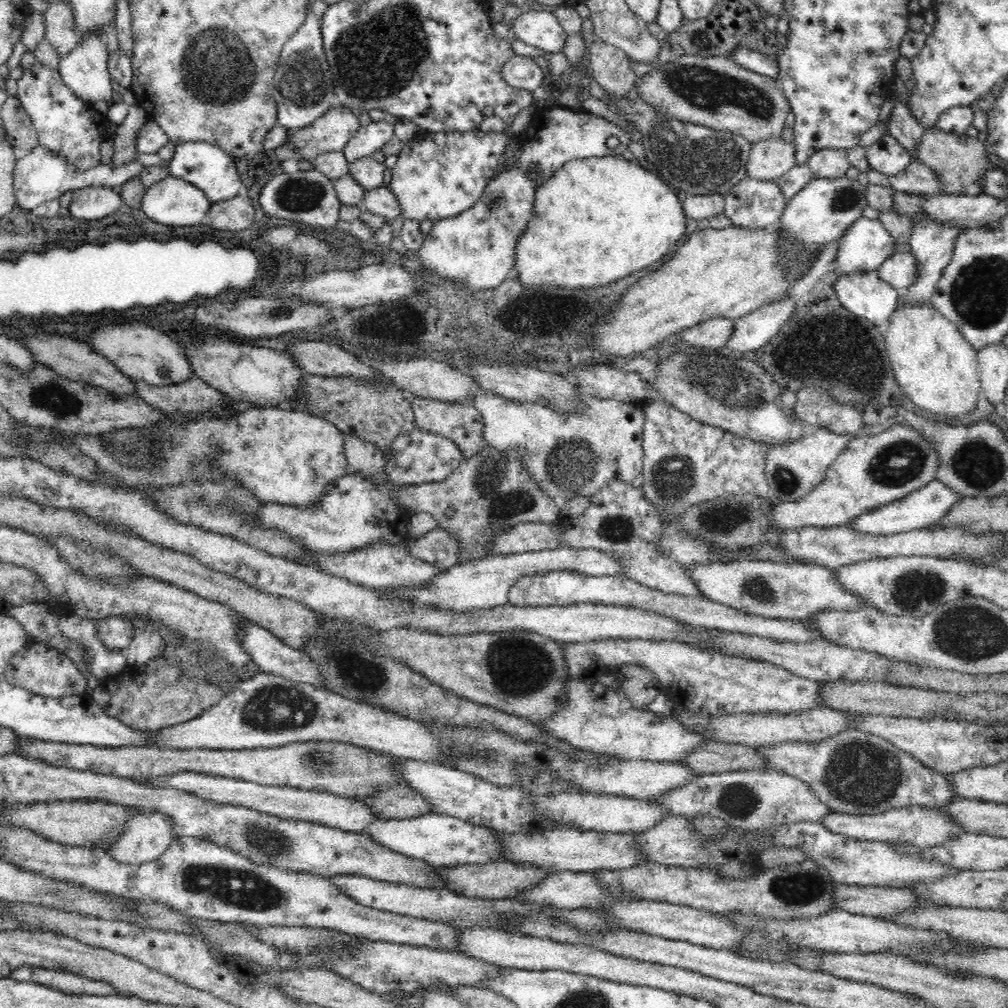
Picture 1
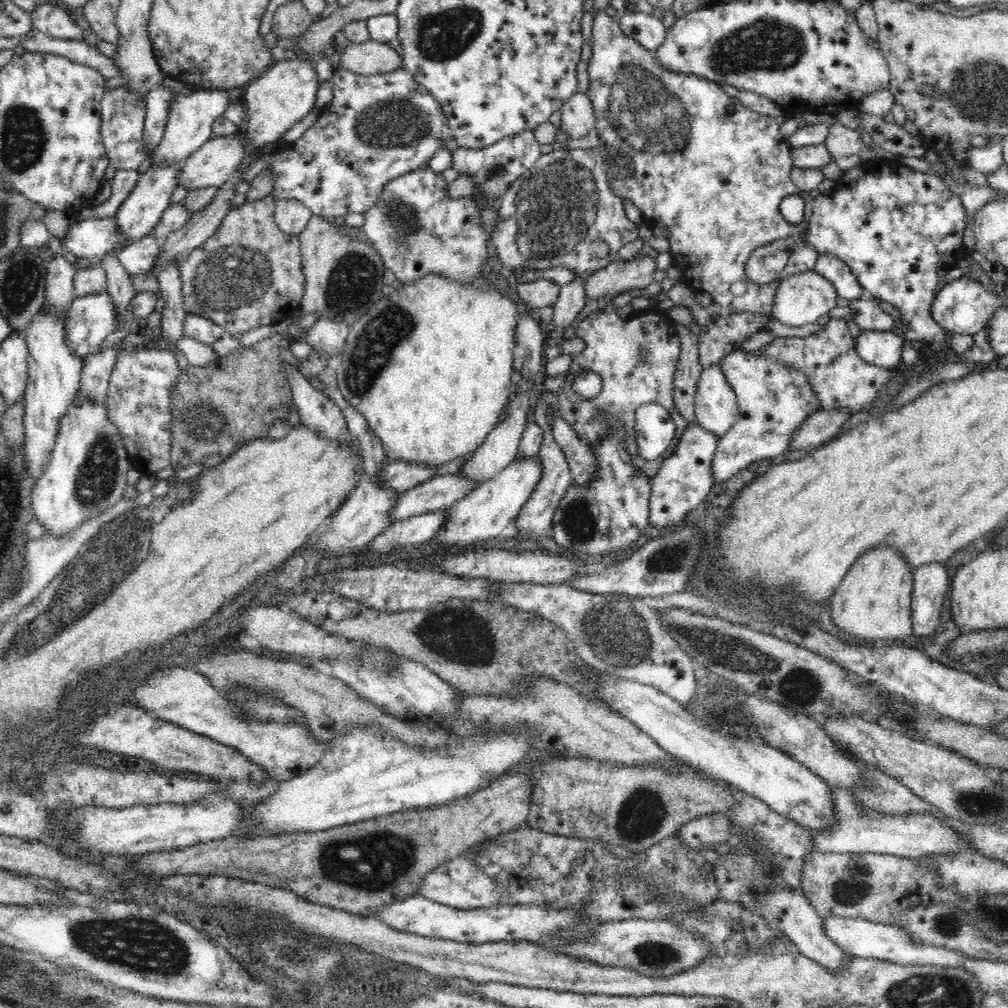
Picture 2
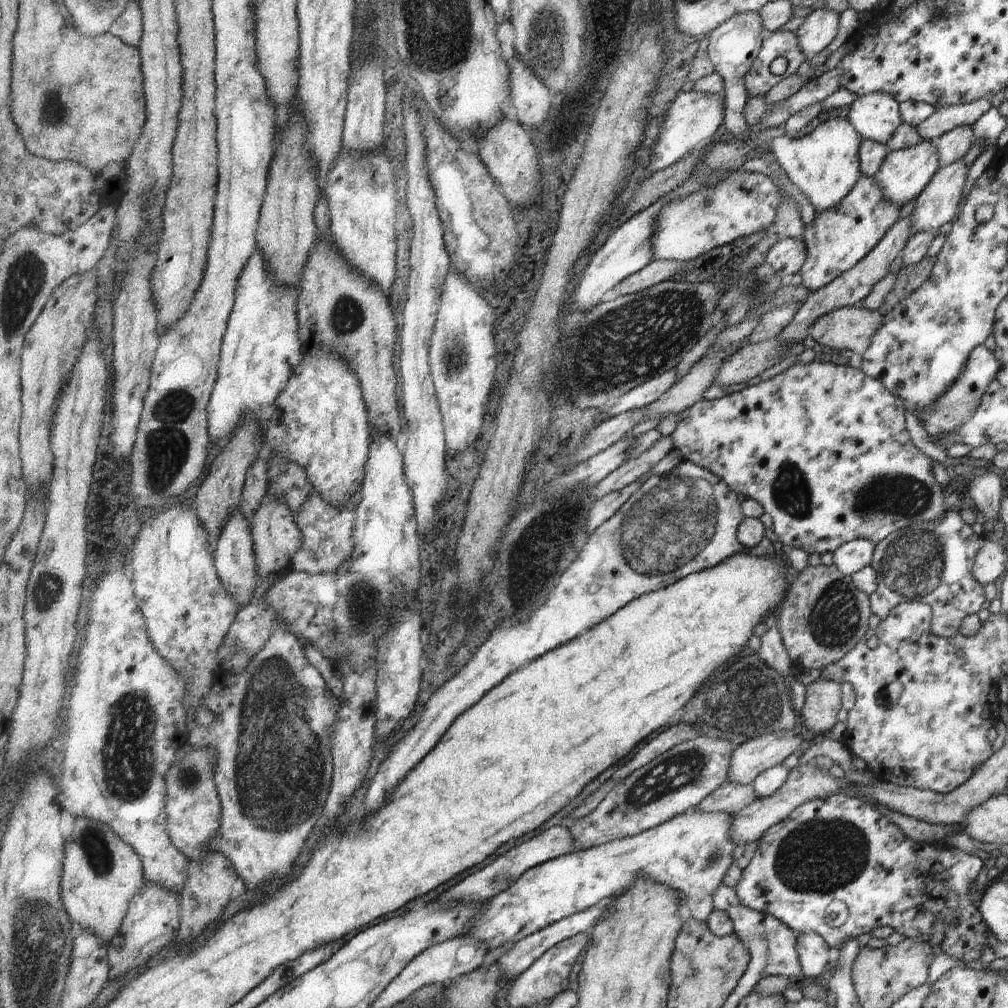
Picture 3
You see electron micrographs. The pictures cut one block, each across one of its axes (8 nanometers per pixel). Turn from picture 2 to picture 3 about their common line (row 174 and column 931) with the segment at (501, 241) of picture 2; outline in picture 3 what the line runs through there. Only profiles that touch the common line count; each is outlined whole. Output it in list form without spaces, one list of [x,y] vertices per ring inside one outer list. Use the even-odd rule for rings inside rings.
[[[947,509],[936,523],[913,523],[874,544],[870,567],[877,575],[877,586],[868,601],[870,611],[880,620],[902,601],[920,601],[930,606],[931,632],[949,638],[958,632],[964,616],[976,614],[987,604],[983,586],[971,574],[971,551],[979,548],[981,539],[963,523],[958,512]]]

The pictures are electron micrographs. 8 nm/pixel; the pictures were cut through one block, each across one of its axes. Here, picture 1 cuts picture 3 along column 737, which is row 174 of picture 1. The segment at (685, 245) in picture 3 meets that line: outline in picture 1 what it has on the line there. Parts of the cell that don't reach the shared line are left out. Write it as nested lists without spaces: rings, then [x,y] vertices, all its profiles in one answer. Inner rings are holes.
[[[200,141],[176,143],[173,156],[167,164],[170,176],[185,180],[201,190],[211,204],[230,200],[244,192],[233,157],[214,144]]]

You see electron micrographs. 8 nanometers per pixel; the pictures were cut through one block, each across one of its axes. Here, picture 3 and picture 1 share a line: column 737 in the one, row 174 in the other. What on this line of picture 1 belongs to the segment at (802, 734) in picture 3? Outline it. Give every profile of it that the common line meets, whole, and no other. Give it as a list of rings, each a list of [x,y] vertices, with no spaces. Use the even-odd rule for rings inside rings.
[[[776,138],[776,140],[762,140],[751,146],[747,162],[746,178],[775,181],[795,166],[794,144],[791,144],[791,142],[785,143],[781,138]]]

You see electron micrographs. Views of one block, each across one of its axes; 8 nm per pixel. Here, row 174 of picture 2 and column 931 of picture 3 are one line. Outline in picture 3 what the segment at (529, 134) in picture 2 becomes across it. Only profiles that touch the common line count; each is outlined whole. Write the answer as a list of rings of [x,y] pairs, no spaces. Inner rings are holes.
[[[813,360],[809,363],[795,363],[786,370],[767,380],[758,380],[756,384],[745,387],[740,391],[724,395],[721,398],[706,401],[701,399],[691,408],[679,414],[679,422],[671,434],[676,442],[676,448],[682,453],[683,459],[693,461],[693,464],[708,469],[709,472],[720,477],[734,493],[745,498],[752,498],[763,506],[764,512],[771,516],[773,532],[784,545],[784,550],[800,548],[811,554],[821,555],[833,552],[839,545],[853,539],[870,540],[878,543],[889,533],[909,527],[913,523],[936,523],[946,510],[941,506],[942,491],[944,489],[934,479],[930,462],[909,439],[904,425],[906,404],[874,378],[868,377],[850,365],[835,365],[834,363]]]

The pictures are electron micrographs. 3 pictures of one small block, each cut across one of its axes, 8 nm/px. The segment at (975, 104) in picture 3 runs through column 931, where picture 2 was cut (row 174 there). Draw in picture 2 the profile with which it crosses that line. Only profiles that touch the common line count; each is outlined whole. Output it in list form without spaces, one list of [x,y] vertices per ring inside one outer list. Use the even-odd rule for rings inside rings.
[[[137,169],[115,170],[114,174],[107,180],[111,190],[108,200],[92,208],[82,208],[73,219],[79,221],[94,217],[113,217],[114,213],[119,210],[120,205],[127,199],[127,196],[136,186],[140,176],[141,174]]]

